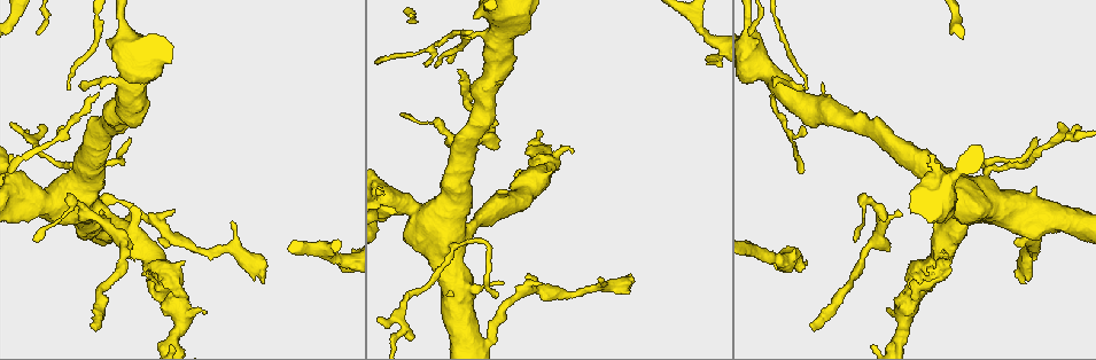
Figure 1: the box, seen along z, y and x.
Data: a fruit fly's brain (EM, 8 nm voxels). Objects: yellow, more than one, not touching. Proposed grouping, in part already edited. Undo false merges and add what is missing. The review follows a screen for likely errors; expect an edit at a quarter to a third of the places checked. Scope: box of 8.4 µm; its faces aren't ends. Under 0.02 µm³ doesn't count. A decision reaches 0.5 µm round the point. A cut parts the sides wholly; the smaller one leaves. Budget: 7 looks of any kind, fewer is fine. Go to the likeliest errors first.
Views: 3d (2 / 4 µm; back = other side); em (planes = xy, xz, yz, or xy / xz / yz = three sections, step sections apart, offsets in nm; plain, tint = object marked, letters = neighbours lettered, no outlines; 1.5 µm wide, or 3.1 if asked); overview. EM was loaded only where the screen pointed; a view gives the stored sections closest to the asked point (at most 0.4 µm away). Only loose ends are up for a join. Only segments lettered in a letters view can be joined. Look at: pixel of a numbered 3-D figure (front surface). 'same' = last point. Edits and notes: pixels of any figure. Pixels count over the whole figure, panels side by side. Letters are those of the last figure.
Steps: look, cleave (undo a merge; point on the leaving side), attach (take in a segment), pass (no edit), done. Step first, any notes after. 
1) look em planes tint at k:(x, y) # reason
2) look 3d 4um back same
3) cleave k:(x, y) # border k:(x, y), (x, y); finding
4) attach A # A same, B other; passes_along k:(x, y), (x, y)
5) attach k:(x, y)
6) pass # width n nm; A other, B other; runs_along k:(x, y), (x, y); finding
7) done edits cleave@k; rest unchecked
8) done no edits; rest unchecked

look 3d 4um at 1:(93, 322) # branch stops here

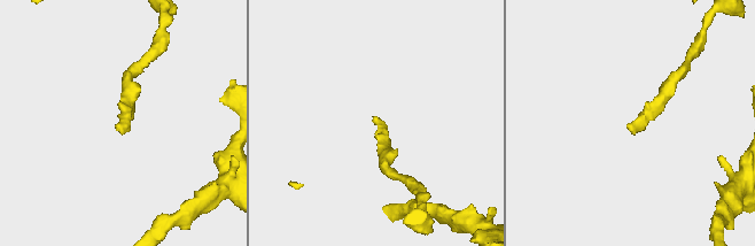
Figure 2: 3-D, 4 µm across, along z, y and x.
look em xz step 4 letters at 2:(117, 125)

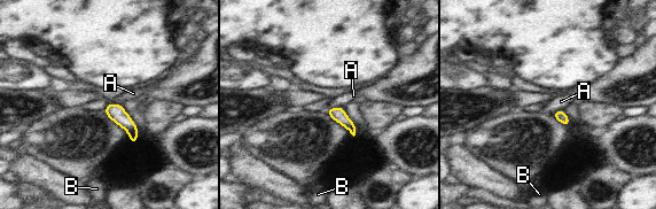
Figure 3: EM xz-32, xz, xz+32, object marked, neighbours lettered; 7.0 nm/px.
look em planes letters same

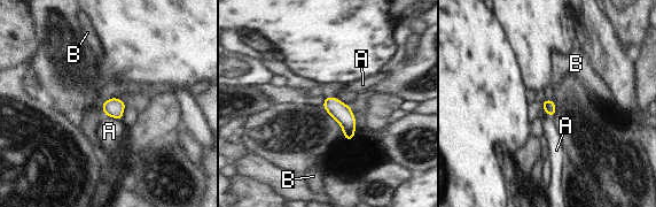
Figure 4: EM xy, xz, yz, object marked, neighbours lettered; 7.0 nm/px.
pass # A other, B other; border 4:(104, 115), (122, 120); no lettered segment goes on from it

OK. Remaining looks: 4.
look em planes letters at 1:(497, 296) # free end

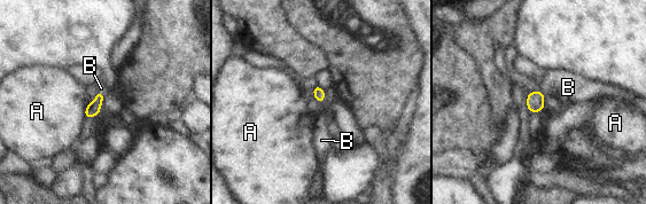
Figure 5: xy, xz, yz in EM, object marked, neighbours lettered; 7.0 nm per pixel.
attach B # A other, B same; passes_along 5:(93, 109), (101, 93), (101, 88); the neuron continues

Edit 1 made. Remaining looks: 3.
look overview

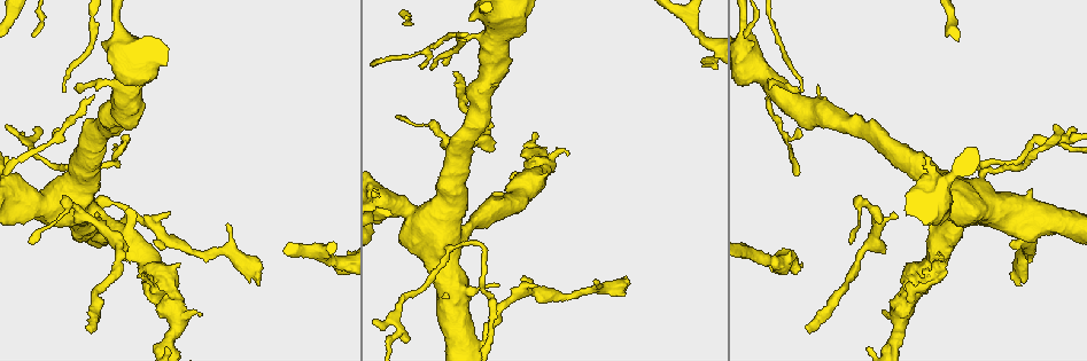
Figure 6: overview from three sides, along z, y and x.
look em planes letters at 6:(981, 185) # calibre changes

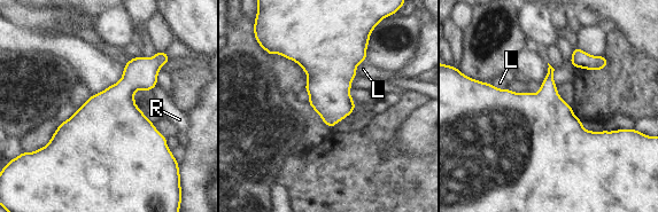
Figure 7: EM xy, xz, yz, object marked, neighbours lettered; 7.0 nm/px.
pass # L other, R other; border 7:(156, 84), (151, 89); all the same neuron

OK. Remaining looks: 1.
done edits attach@5; rest unchecked

